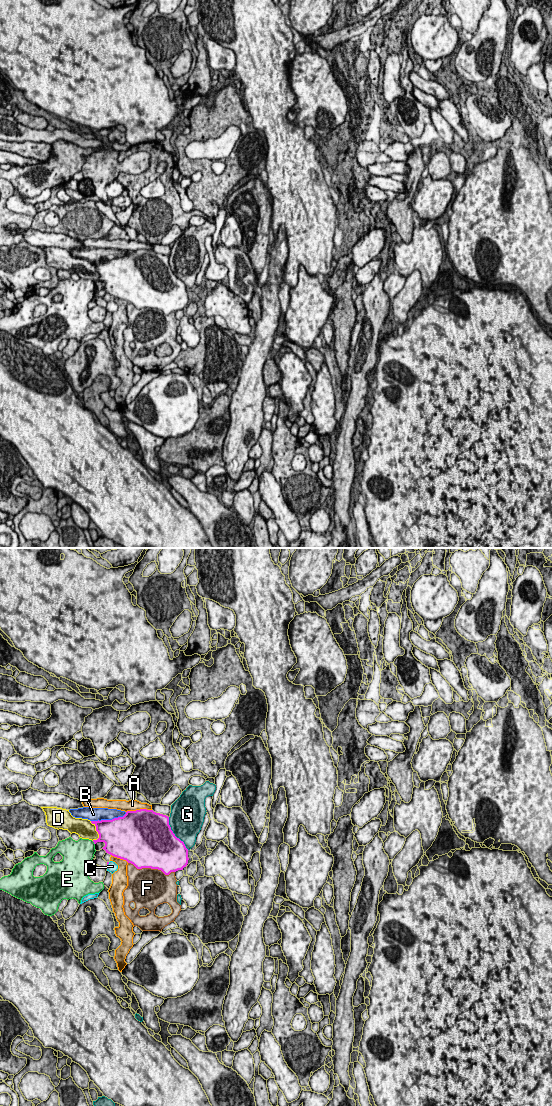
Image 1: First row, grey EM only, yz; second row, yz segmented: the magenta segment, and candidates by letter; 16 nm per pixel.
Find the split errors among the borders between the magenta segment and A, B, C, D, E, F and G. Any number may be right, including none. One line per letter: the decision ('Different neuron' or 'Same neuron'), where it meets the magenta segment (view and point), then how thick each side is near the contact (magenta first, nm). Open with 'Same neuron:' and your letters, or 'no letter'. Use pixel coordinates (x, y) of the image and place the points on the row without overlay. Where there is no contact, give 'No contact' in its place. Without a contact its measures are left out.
Same neuron: C
A: Different neuron. Touches magenta at yz (138, 250). Thickness 500 nm (magenta) against 190 nm
B: Different neuron. Touches magenta at yz (108, 260). Thickness 480 nm (magenta) against 220 nm
C: Same neuron. Touches magenta at yz (108, 303). Thickness 30 nm (magenta) against 160 nm
D: Different neuron. Touches magenta at yz (96, 270). Thickness 400 nm (magenta) against 300 nm
E: Different neuron. Touches magenta at yz (94, 283). Thickness 260 nm (magenta) against 380 nm
F: Different neuron. Touches magenta at yz (151, 308). Thickness 500 nm (magenta) against 500 nm
G: Different neuron. Touches magenta at yz (174, 274). Thickness 500 nm (magenta) against 480 nm

